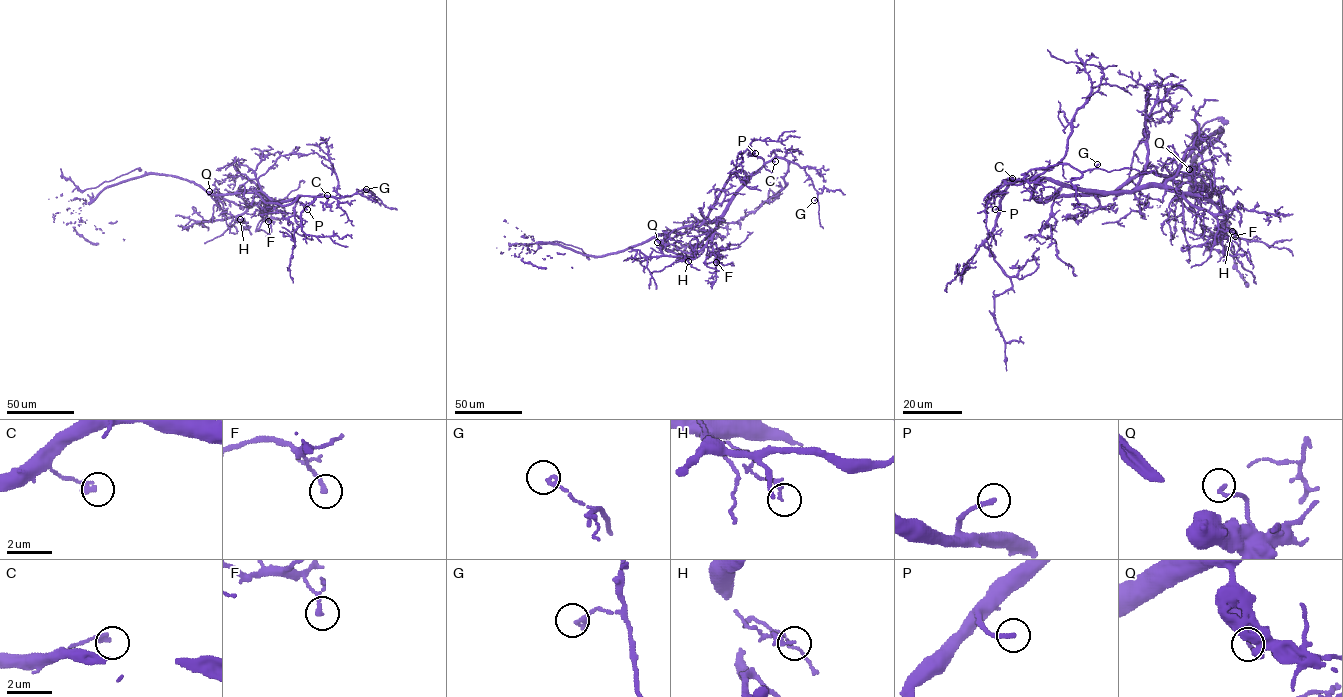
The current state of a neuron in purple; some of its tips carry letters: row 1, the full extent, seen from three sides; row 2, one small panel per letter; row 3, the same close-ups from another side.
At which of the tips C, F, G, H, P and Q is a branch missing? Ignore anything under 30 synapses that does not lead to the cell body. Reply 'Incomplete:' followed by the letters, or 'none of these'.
Incomplete: P

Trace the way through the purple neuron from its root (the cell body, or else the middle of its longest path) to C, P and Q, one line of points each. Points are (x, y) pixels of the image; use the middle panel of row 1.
C: (683, 227), (716, 219), (750, 175), (766, 163), (775, 161)
P: (683, 227), (712, 221), (722, 213), (733, 195), (763, 165), (755, 153)
Q: (683, 227), (660, 233), (657, 242)

